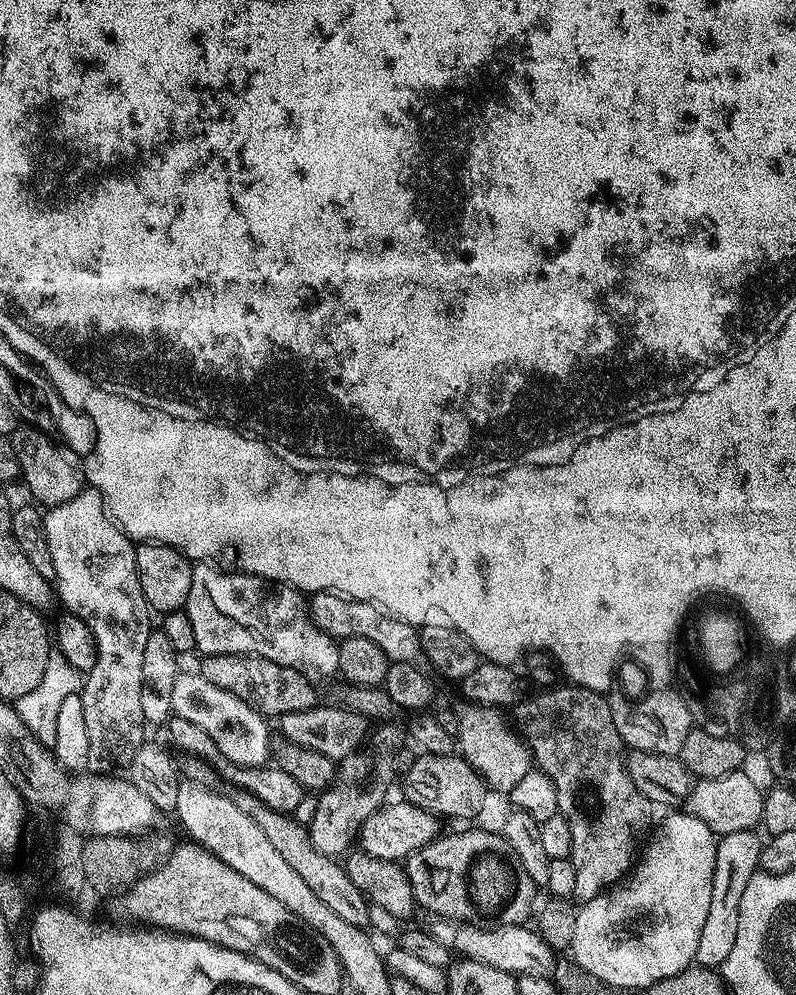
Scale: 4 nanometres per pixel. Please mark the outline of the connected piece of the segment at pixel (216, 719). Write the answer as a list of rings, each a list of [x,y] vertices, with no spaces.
[[[181,671],[176,674],[171,688],[173,715],[206,731],[209,740],[216,744],[217,753],[224,756],[235,767],[261,767],[270,758],[272,739],[268,732],[267,719],[260,712],[234,694],[221,690],[199,672]]]

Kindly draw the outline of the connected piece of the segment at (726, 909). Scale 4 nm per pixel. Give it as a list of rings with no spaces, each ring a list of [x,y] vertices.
[[[747,828],[734,834],[726,834],[716,841],[714,874],[710,890],[710,910],[706,913],[706,922],[702,926],[702,935],[698,937],[698,950],[695,963],[702,968],[719,969],[730,958],[730,949],[738,934],[738,910],[742,906],[742,890],[746,882],[755,876],[760,866],[761,833]]]

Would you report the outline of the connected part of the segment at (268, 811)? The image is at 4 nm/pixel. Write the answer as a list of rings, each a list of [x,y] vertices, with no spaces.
[[[237,791],[234,799],[238,807],[244,810],[266,834],[267,840],[274,845],[274,850],[278,850],[278,854],[282,854],[282,858],[286,858],[286,863],[306,882],[306,886],[310,886],[310,890],[314,890],[315,896],[321,902],[326,902],[326,906],[330,906],[330,910],[334,910],[334,914],[338,914],[338,918],[346,918],[346,922],[359,928],[367,925],[370,901],[360,893],[358,886],[354,886],[354,882],[350,882],[348,869],[343,863],[320,853],[315,848],[309,829],[305,825],[293,819],[289,813],[279,812],[262,803],[252,792]]]

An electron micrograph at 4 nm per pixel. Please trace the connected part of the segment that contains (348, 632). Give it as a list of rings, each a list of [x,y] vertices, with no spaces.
[[[318,592],[311,597],[310,607],[316,625],[337,641],[352,637],[370,638],[370,642],[374,642],[374,646],[379,646],[382,654],[386,654],[391,663],[417,666],[428,664],[428,655],[424,652],[419,631],[406,621],[389,616],[375,604],[365,600],[351,600],[349,596],[341,596],[334,592]]]

